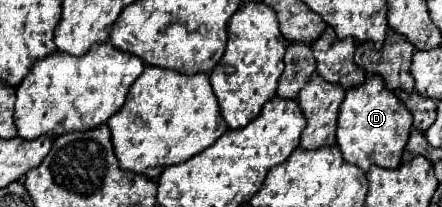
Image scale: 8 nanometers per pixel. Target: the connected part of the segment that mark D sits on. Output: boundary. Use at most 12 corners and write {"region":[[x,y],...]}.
{"region":[[379,74],[349,88],[337,146],[349,164],[401,162],[413,118]]}

